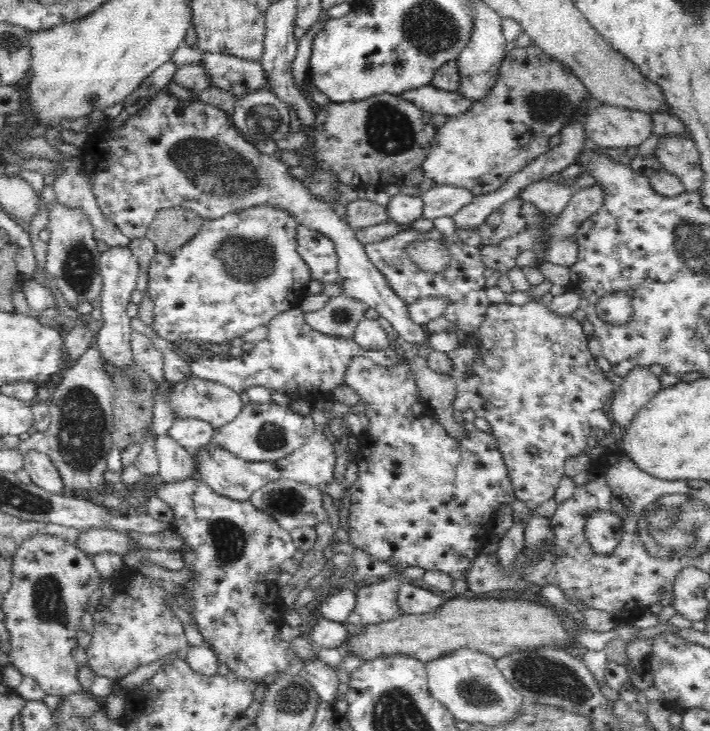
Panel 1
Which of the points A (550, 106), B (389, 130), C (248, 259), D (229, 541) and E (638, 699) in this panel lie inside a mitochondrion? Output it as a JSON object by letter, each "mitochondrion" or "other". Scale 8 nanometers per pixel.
{"A":"mitochondrion","B":"mitochondrion","C":"mitochondrion","D":"mitochondrion","E":"other"}

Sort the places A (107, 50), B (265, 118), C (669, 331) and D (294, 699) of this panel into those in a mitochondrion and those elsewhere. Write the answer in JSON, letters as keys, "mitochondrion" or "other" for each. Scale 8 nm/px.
{"A":"other","B":"mitochondrion","C":"other","D":"mitochondrion"}

